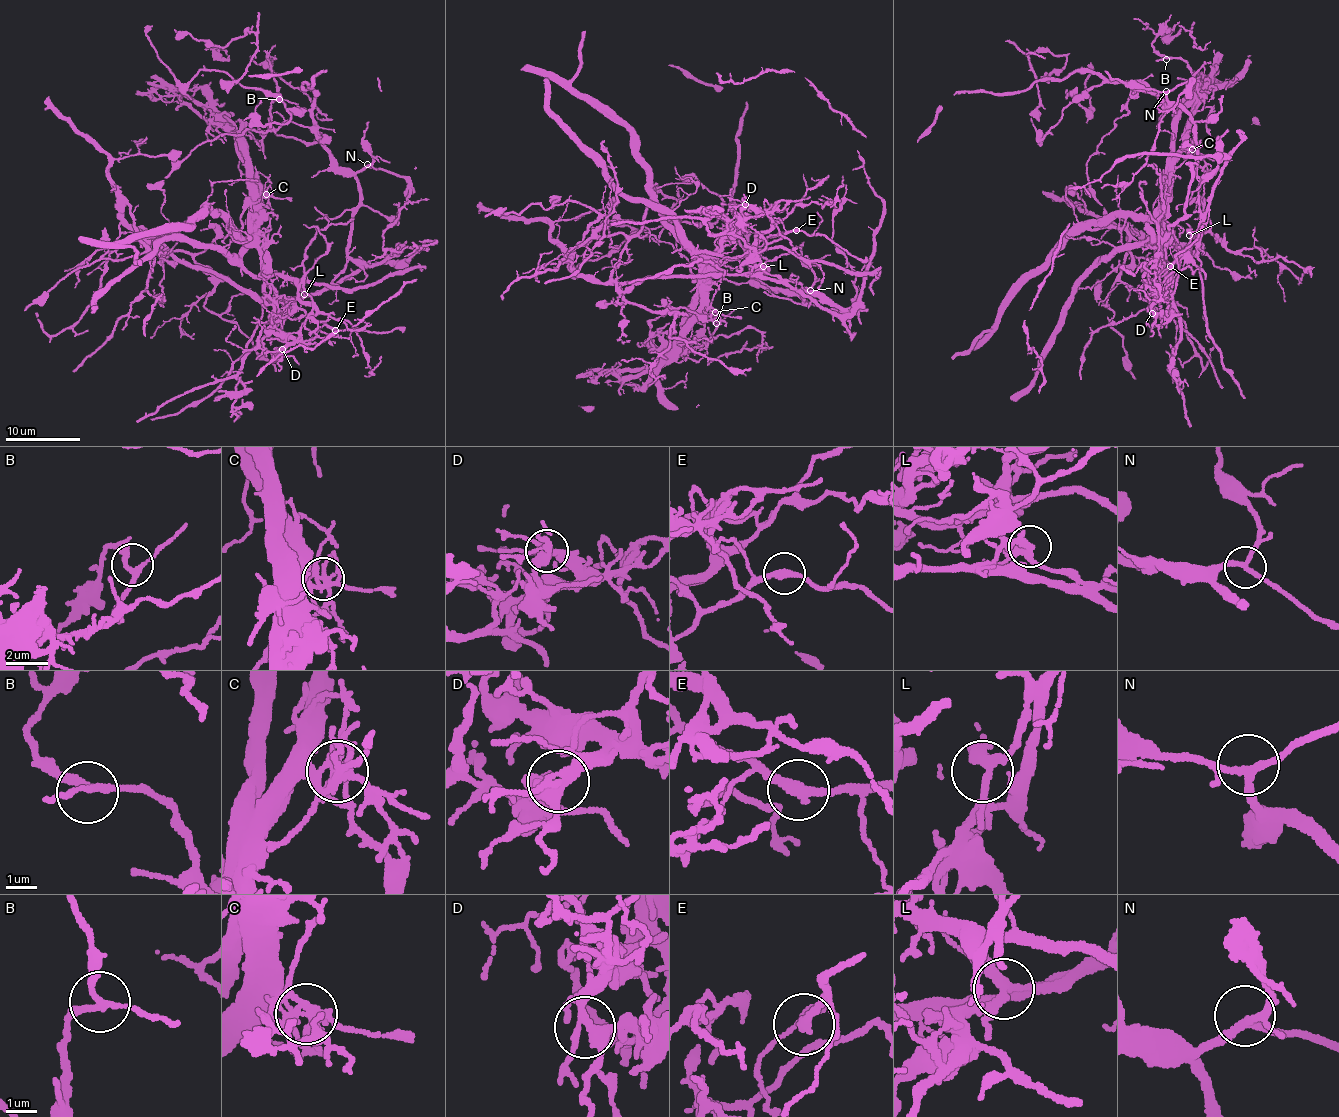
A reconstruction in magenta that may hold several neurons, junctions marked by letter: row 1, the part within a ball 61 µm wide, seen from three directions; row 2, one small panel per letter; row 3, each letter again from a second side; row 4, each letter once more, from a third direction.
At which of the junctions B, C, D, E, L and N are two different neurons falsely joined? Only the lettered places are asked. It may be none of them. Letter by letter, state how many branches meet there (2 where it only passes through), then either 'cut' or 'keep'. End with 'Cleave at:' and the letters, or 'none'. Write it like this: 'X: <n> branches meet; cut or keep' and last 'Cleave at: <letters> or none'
B: 3 branches meet; keep
C: 7 branches meet; cut
D: 5 branches meet; keep
E: 2 branches meet; cut
L: 4 branches meet; keep
N: 3 branches meet; keep
Cleave at: C, E

